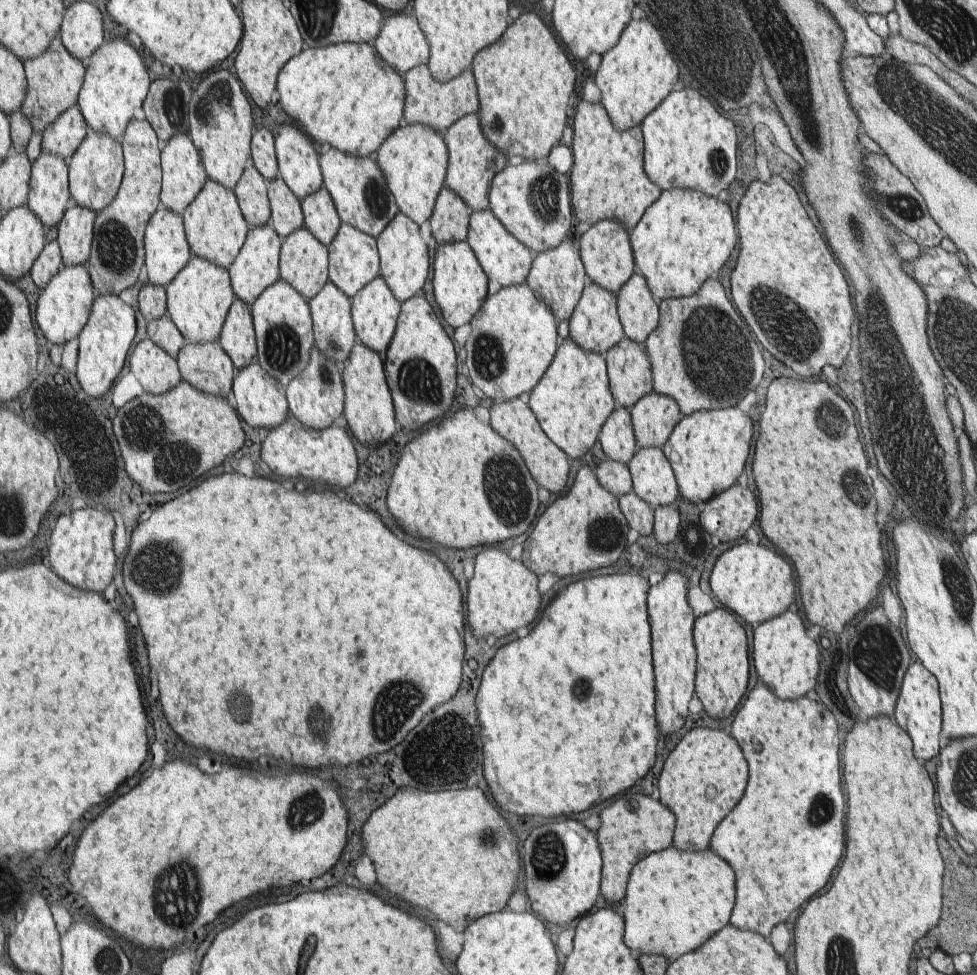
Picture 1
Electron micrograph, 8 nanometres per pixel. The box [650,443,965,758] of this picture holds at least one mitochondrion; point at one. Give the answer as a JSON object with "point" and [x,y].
{"point":[878,655]}

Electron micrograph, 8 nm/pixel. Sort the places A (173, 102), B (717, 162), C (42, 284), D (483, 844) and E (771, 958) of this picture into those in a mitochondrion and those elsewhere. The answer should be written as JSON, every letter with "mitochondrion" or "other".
{"A":"mitochondrion","B":"mitochondrion","C":"other","D":"mitochondrion","E":"other"}

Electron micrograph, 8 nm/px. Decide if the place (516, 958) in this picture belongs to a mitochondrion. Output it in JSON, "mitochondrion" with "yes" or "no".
{"mitochondrion":"no"}

